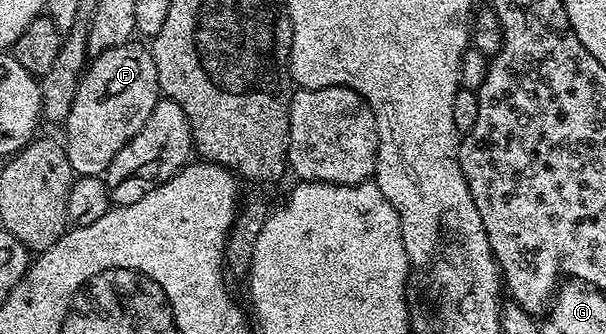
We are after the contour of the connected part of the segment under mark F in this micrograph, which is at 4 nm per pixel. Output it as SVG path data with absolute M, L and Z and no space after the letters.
M137 42L120 44L106 52L96 53L77 82L77 93L71 102L71 110L63 122L65 128L65 153L67 162L71 162L77 176L101 176L111 166L111 158L143 130L143 122L151 118L151 110L155 110L159 99L157 71L152 51L148 47L140 48Z

